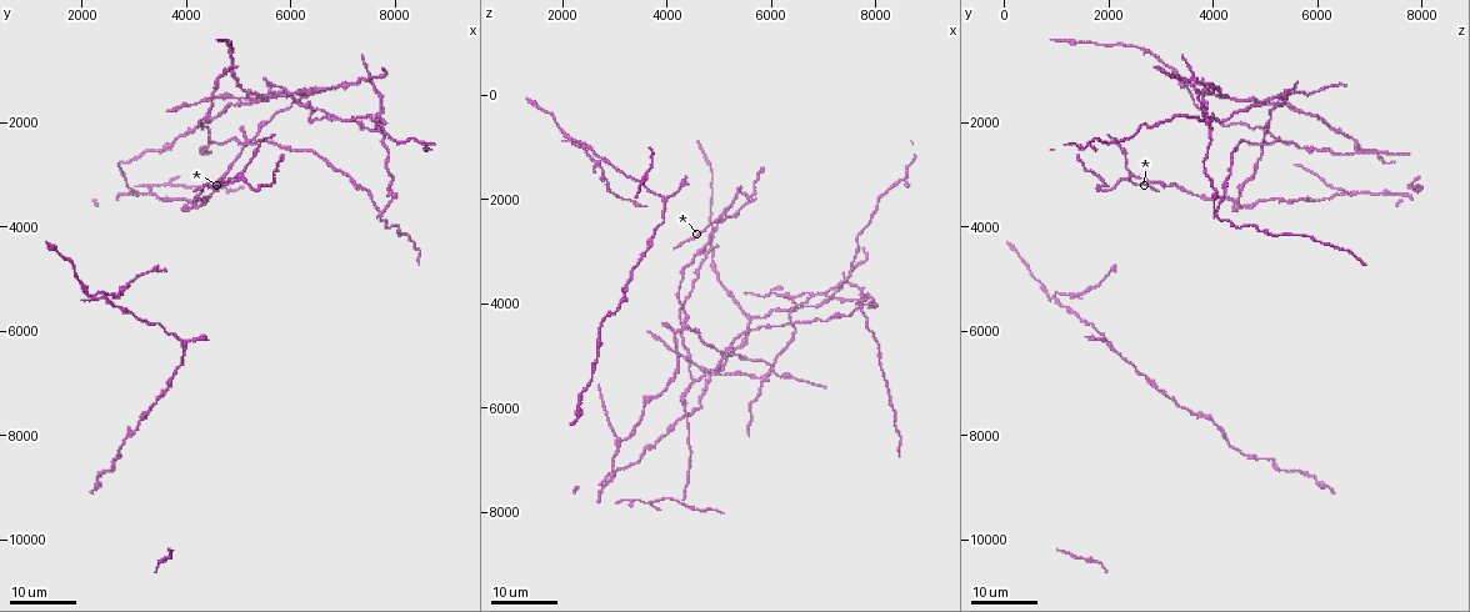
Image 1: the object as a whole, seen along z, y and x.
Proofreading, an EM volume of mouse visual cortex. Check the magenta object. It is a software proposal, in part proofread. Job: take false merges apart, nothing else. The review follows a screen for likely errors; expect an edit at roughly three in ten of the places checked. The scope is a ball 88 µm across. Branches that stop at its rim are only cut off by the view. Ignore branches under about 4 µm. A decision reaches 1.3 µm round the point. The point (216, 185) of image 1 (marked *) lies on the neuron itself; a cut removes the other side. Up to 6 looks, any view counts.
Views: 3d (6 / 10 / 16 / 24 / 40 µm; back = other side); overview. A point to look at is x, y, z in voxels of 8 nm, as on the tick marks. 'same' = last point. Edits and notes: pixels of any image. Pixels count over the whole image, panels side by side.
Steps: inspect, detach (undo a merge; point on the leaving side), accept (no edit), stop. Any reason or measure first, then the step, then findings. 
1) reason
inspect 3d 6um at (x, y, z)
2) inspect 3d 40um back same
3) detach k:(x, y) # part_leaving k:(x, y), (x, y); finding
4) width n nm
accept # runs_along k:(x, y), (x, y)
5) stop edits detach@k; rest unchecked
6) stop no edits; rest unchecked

thick turns thin
inspect 3d 16um at (3050, 3300, 6850)

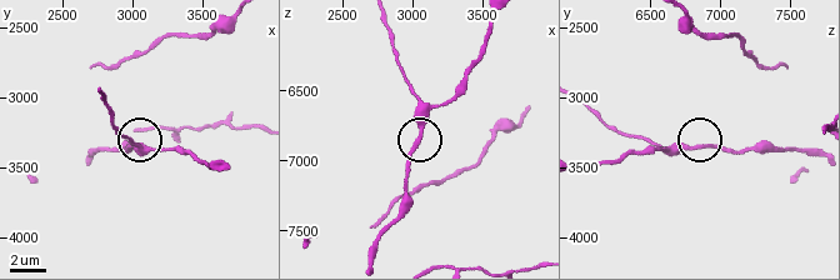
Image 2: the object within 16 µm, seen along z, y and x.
zoom in
inspect 3d 6um at (3040, 3340, 6840)

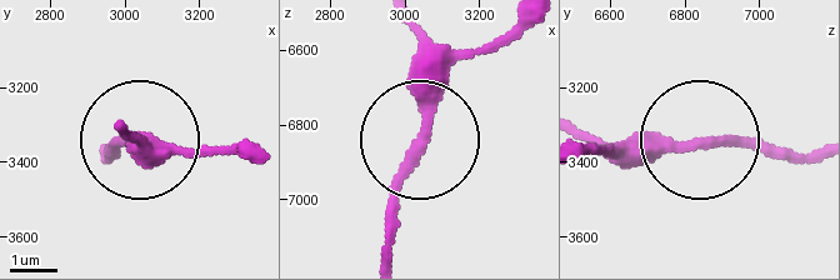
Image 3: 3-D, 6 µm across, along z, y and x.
inspect 3d 6um back at (3050, 3360, 6840)

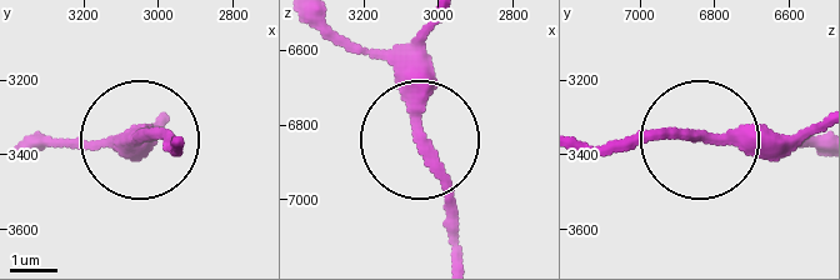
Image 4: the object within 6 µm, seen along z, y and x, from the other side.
accept # runs_along 4:(46, 148), (165, 139), (178, 151); continuous, no second neuron

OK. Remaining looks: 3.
inspect 3d 24um at (2250, 5350, 900)

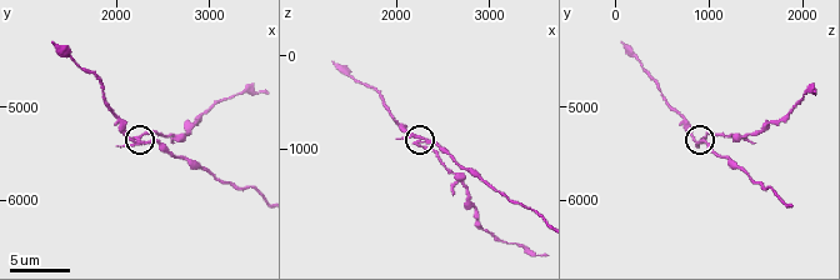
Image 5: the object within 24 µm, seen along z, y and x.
inspect 3d 6um at (2250, 5400, 900)

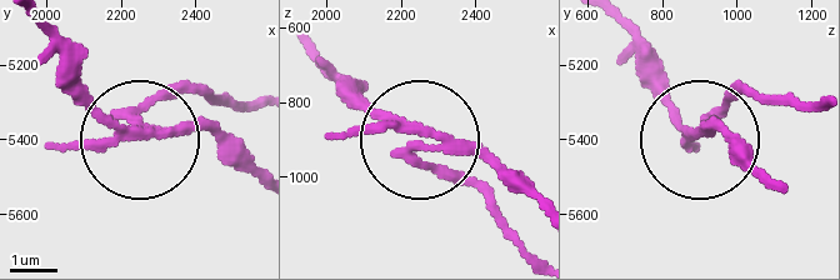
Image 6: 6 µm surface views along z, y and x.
side_arm 14 um
detach 6:(183, 80) # part_leaving 6:(418, 149), (429, 169), (476, 193), (525, 253); two neurons meet here

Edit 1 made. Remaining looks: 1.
stop edits detach@6; rest unchecked

